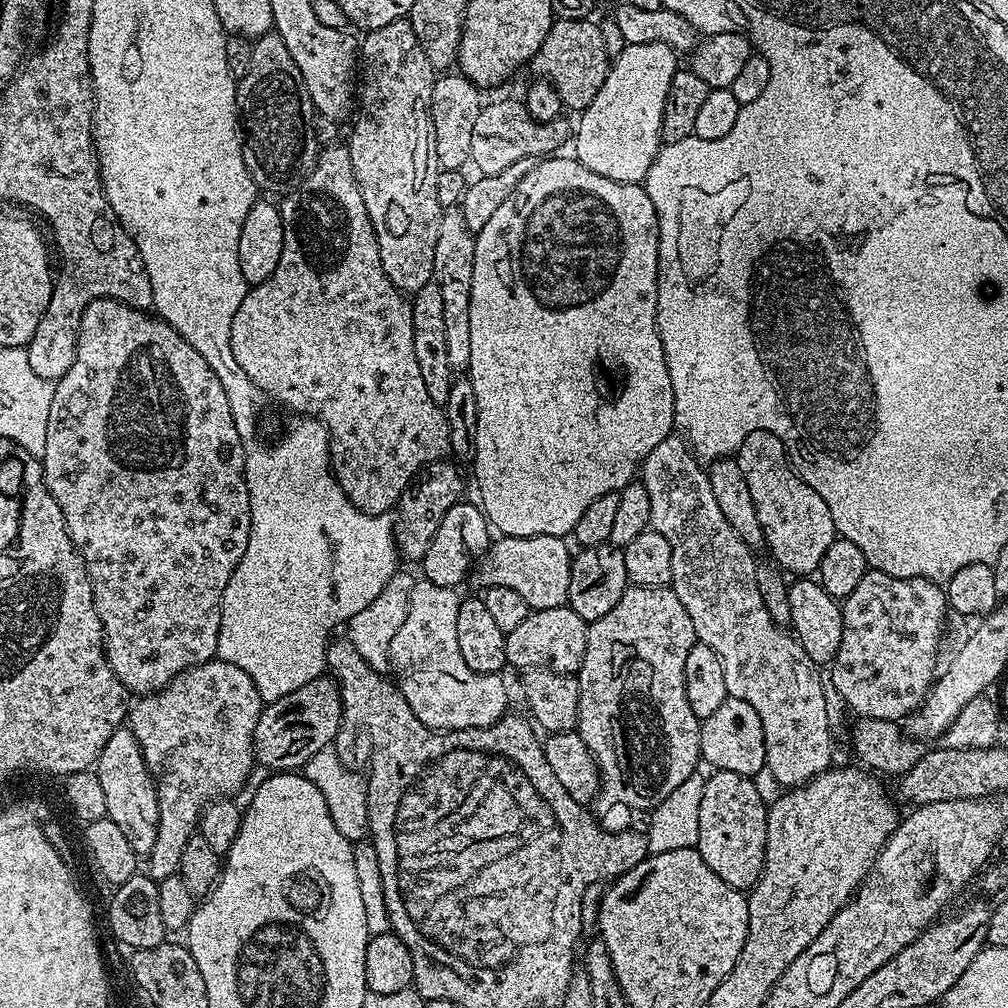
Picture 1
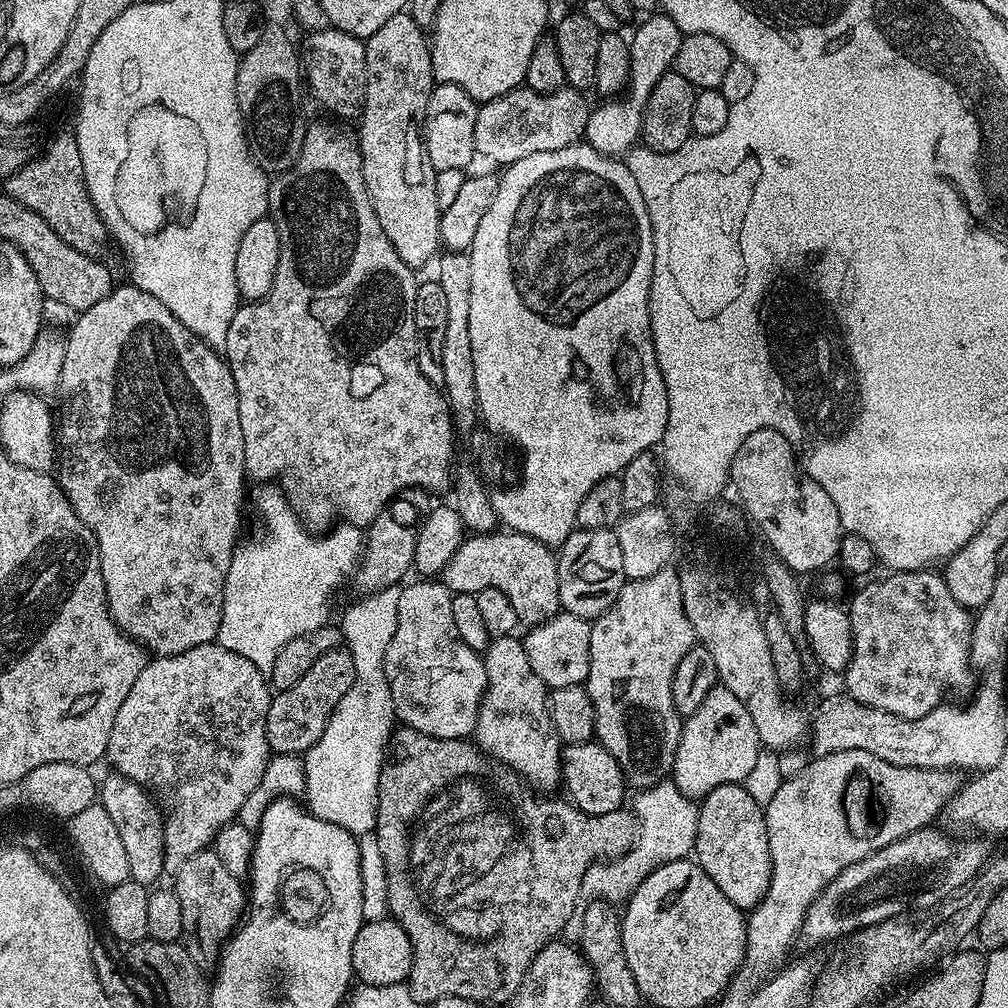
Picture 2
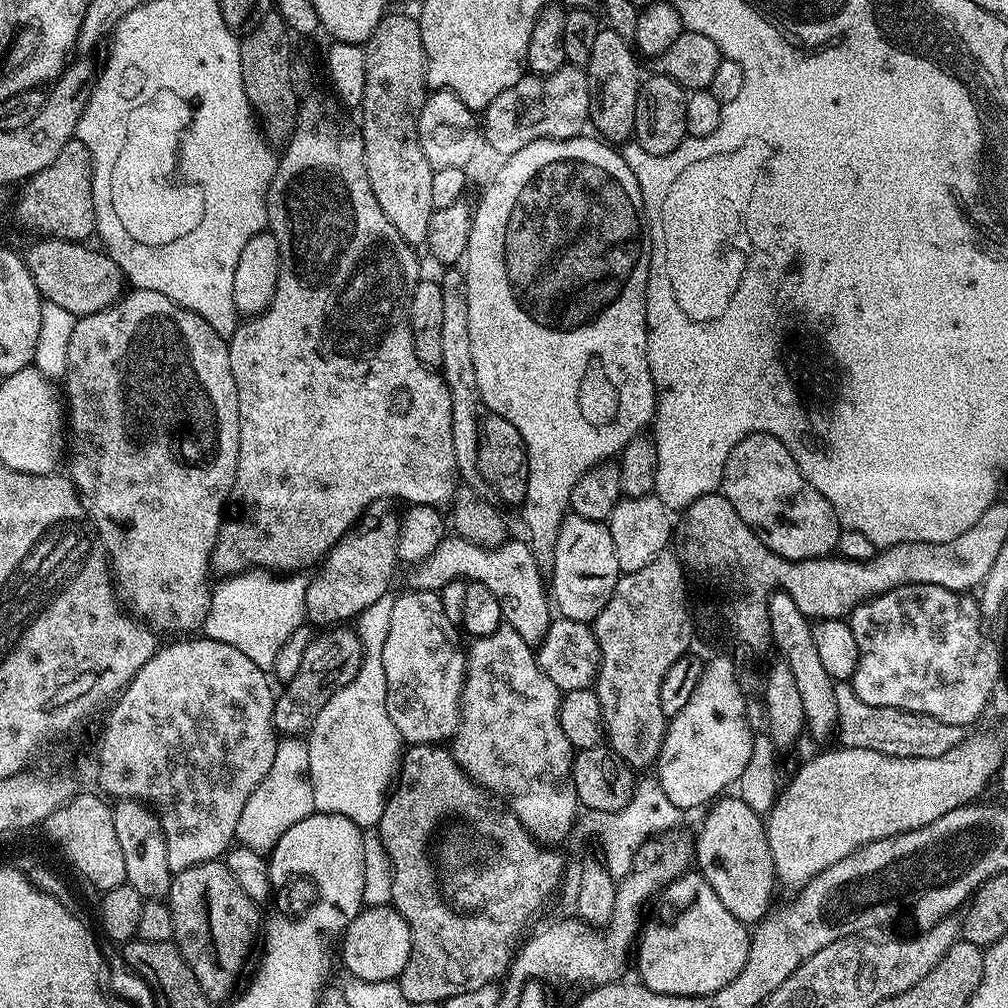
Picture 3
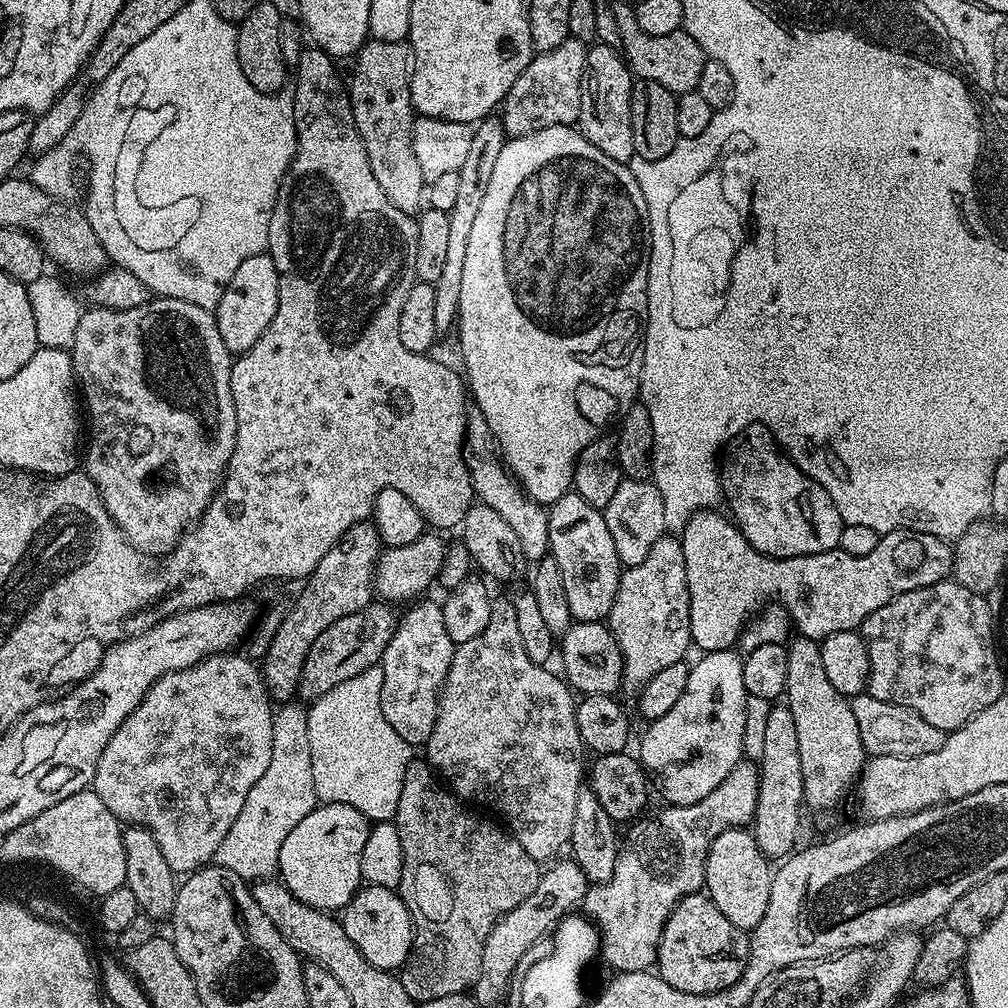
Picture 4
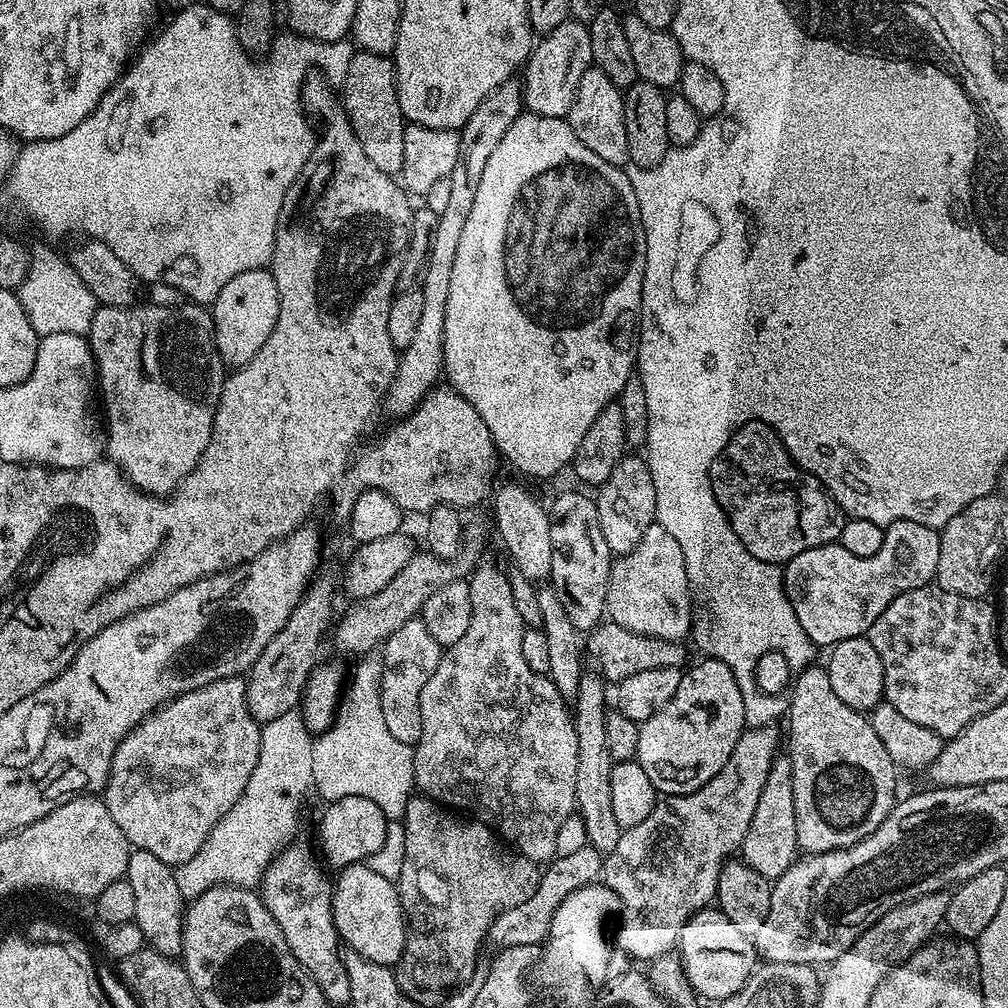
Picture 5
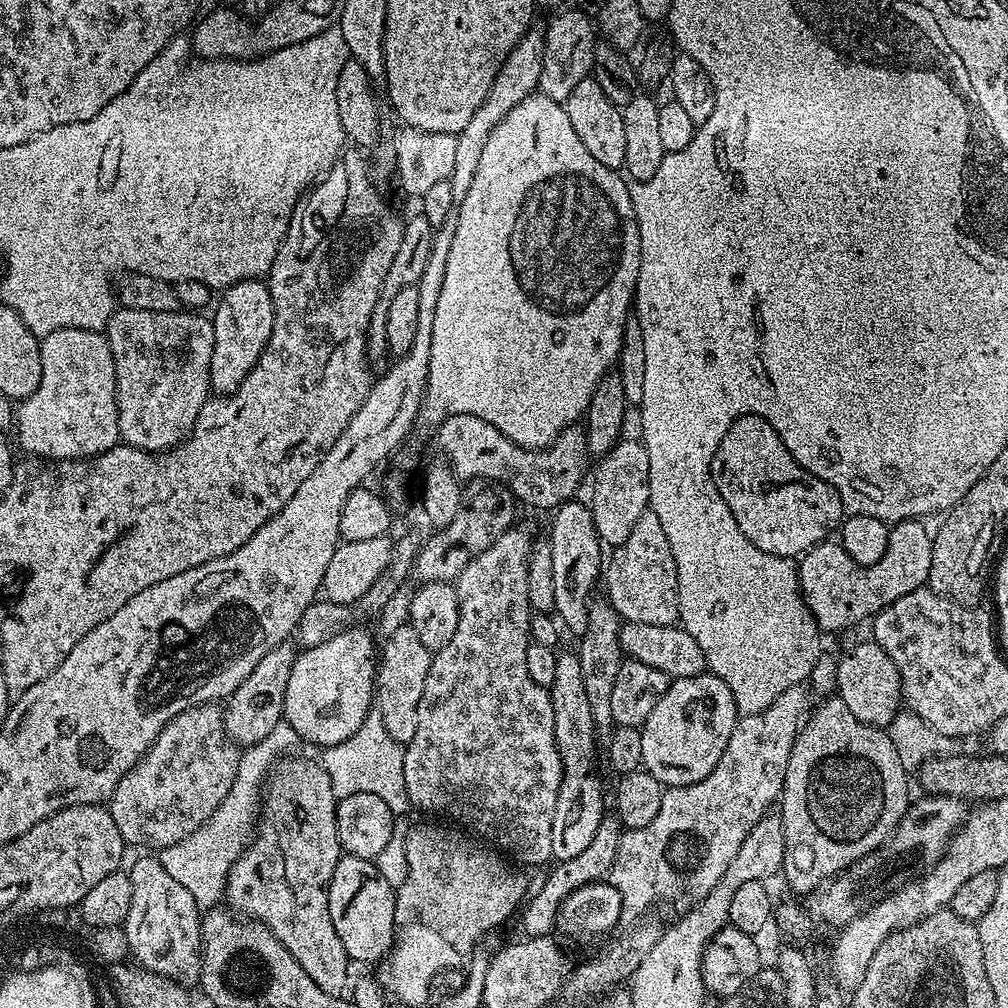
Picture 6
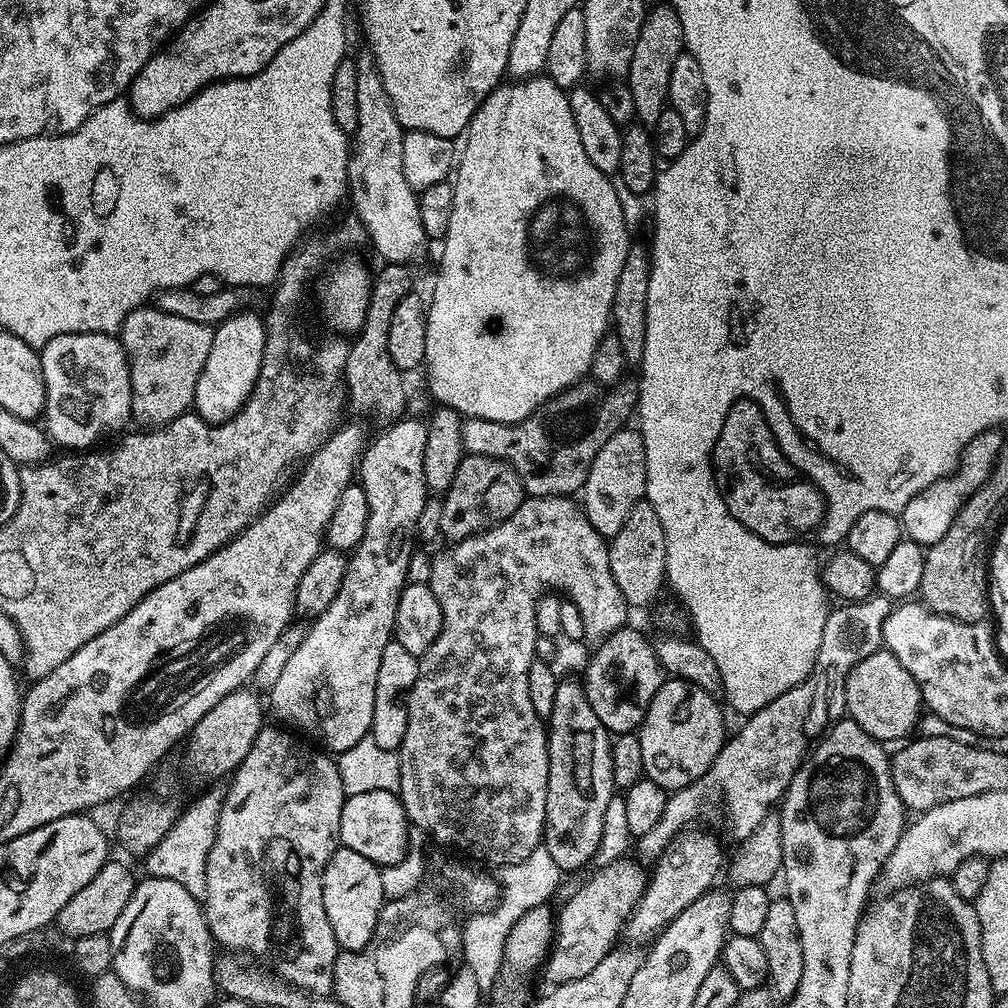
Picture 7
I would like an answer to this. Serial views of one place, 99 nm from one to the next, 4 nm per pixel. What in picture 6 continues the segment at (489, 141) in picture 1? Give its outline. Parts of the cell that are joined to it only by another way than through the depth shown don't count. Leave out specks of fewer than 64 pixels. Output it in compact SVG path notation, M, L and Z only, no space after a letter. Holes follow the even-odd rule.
M575 6L557 11L556 16L544 28L544 53L542 54L542 78L539 95L557 102L570 98L570 90L582 82L592 70L592 59L598 45L598 32L594 20L587 12L581 12Z

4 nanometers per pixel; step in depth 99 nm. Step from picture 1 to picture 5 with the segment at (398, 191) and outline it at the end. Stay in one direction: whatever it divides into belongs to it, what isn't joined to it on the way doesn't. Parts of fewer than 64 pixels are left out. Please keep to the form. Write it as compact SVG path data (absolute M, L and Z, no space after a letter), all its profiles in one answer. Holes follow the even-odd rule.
M353 51L342 82L342 99L350 126L358 142L362 142L366 158L387 176L395 177L402 170L402 134L406 123L402 106L398 106L395 64L386 56Z

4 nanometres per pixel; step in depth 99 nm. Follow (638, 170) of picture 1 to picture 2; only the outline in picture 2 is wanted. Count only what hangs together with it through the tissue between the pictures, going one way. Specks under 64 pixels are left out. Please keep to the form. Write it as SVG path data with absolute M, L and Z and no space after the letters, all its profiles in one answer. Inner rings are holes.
M648 14L636 28L636 33L628 40L628 79L626 93L619 98L609 99L601 108L593 107L588 114L583 139L603 156L620 158L641 139L640 127L644 117L644 107L658 82L675 65L678 46L682 46L685 33L663 14Z

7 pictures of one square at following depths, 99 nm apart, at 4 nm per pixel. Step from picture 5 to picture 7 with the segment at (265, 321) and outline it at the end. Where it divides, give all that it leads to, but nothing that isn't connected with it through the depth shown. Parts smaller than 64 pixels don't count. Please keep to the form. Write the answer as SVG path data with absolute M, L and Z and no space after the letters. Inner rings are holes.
M252 311L236 312L226 322L215 325L210 355L206 358L206 366L198 378L198 386L192 399L196 415L201 416L208 424L221 424L239 412L258 378L266 334L261 313Z

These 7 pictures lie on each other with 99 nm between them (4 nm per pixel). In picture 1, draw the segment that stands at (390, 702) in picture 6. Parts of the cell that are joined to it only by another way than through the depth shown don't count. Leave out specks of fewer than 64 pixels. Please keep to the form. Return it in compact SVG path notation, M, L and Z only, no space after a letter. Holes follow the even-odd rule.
M417 579L410 590L406 620L398 629L398 634L389 648L391 675L406 702L410 702L410 710L418 714L418 722L422 722L427 728L442 732L453 732L463 728L489 728L509 711L508 688L503 680L505 677L500 674L478 674L470 670L470 666L466 666L466 661L462 659L462 650L458 650L458 606L461 597L456 594L456 588L434 586L434 582Z

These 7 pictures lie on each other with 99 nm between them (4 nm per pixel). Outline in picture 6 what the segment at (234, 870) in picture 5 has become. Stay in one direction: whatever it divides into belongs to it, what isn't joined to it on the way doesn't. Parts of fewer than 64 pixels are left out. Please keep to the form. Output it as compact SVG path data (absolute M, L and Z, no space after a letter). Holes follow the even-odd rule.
M281 721L270 734L266 734L262 742L247 745L241 753L238 771L222 806L198 830L173 846L159 851L158 858L162 866L173 879L186 887L186 890L190 890L191 896L202 910L215 907L223 899L229 871L255 835L255 824L267 777L277 760L293 751L293 747L299 745L299 742L294 728Z

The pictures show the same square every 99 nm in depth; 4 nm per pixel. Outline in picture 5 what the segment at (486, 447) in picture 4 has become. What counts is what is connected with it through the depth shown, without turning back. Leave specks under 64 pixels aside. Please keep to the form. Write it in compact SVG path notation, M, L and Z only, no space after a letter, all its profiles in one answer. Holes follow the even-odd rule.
M504 484L490 497L496 532L516 566L515 571L533 582L544 582L552 575L554 546L550 546L550 518L548 508L540 505L520 484Z

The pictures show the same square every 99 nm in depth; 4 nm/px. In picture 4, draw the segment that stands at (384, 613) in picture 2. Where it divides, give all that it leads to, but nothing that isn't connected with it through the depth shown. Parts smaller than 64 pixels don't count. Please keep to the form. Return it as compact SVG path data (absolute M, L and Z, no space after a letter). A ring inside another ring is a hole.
M379 665L367 668L362 674L356 674L354 678L347 679L345 682L338 682L326 694L322 694L314 701L311 701L307 709L309 738L310 738L310 763L313 766L314 790L316 791L317 801L326 804L345 804L354 806L362 815L367 816L369 821L379 822L381 820L392 820L398 810L398 798L402 798L402 778L406 778L406 766L414 758L413 745L407 744L399 734L394 731L394 726L386 722L386 714L382 714L382 670Z

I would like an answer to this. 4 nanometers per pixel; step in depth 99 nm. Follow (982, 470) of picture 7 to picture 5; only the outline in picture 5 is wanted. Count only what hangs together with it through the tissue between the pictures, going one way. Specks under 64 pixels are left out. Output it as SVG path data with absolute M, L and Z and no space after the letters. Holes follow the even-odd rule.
M899 520L885 527L882 547L869 558L851 554L839 542L804 550L788 560L783 569L784 592L798 615L798 622L806 630L806 636L817 647L830 648L846 638L867 635L882 611L900 594L929 585L934 579L941 550L940 534L937 529L921 523Z

